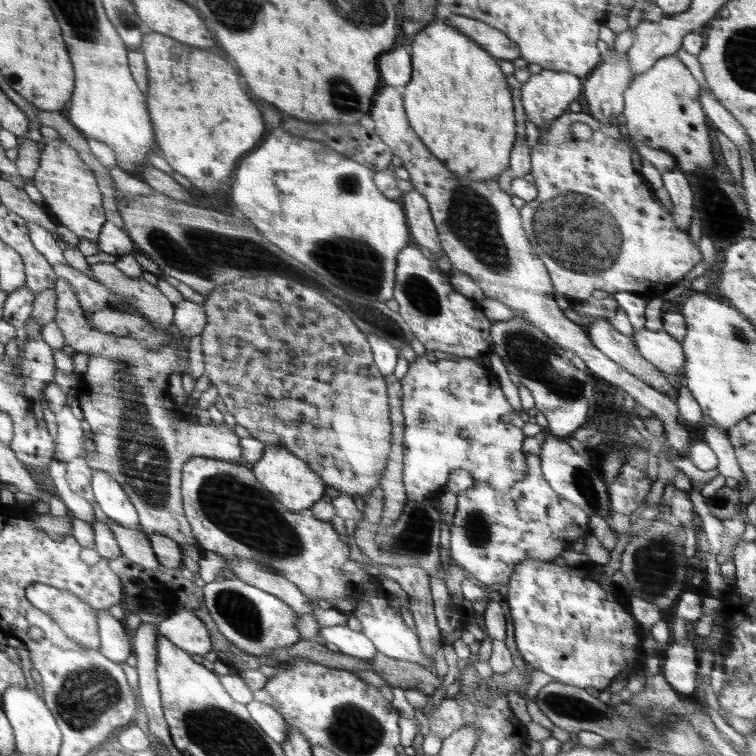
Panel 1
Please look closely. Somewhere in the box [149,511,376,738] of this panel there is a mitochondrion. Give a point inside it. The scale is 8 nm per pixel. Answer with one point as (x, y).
(240, 611)

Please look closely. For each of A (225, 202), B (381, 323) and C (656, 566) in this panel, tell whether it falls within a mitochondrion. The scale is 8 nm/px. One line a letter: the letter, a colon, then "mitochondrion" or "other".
A: other
B: mitochondrion
C: mitochondrion

